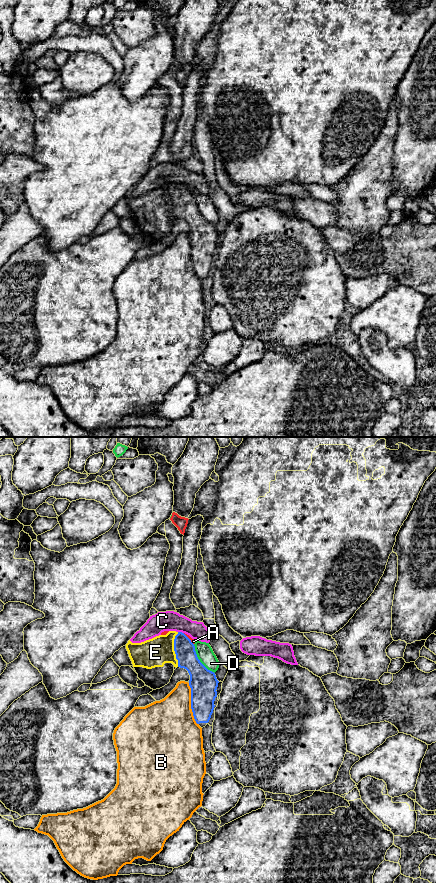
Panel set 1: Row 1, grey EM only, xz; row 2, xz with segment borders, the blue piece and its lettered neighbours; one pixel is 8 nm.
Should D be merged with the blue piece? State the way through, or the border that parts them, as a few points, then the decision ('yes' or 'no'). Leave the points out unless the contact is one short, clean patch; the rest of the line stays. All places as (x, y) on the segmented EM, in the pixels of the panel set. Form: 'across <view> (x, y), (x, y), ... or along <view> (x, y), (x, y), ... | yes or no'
no

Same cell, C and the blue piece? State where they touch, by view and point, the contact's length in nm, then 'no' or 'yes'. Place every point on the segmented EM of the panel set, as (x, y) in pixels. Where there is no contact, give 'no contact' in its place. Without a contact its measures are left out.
xz (181, 632) | 50 nm | no

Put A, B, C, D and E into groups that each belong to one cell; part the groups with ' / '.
A D / B / C / E

